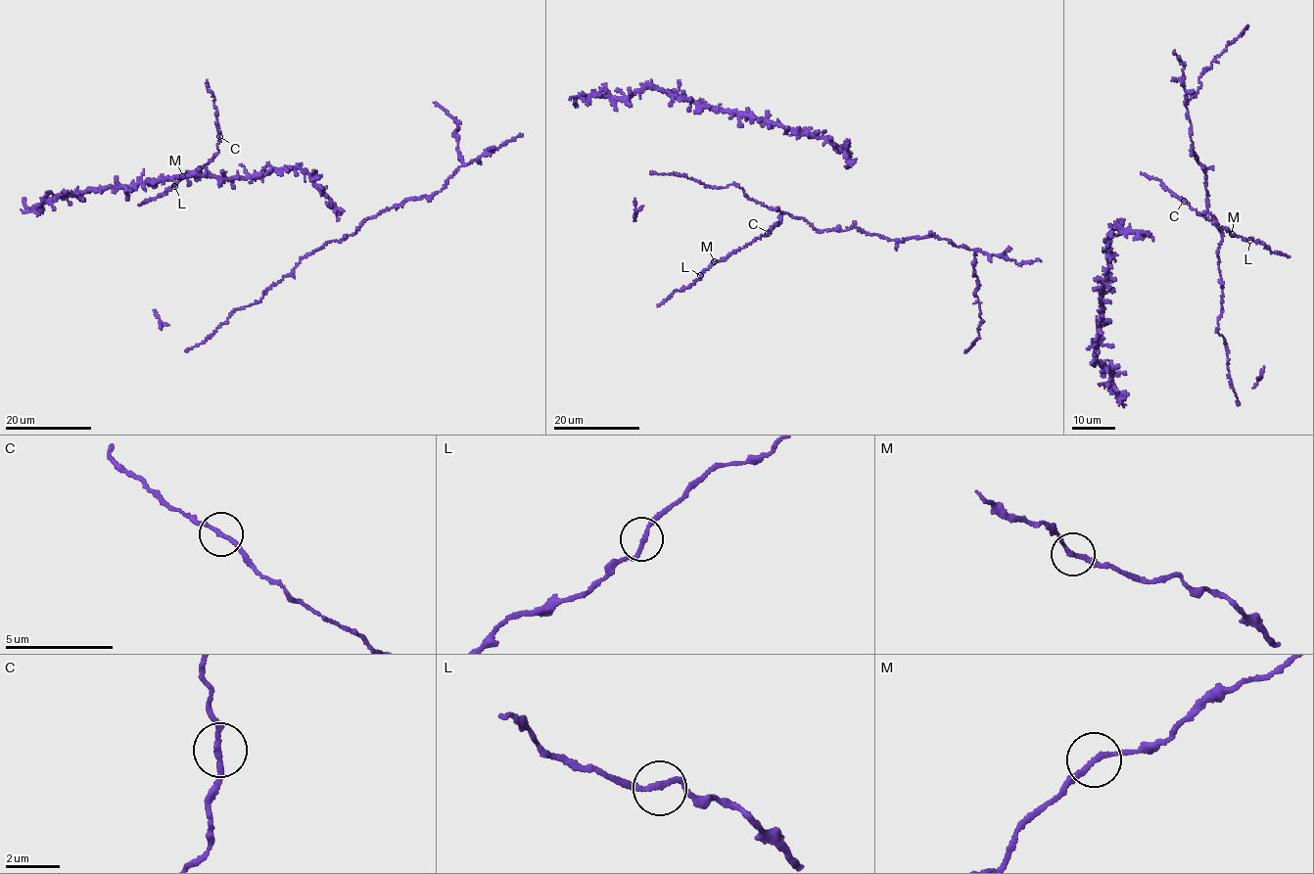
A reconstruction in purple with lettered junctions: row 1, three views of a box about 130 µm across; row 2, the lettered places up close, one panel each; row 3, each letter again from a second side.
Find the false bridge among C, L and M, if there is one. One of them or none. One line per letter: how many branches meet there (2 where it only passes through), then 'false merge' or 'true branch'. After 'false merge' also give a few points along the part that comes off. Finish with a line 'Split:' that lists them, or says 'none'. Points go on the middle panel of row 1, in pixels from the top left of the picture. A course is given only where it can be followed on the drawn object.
C: 2 | true branch
L: 2 | true branch
M: 2 | true branch
Split: none

